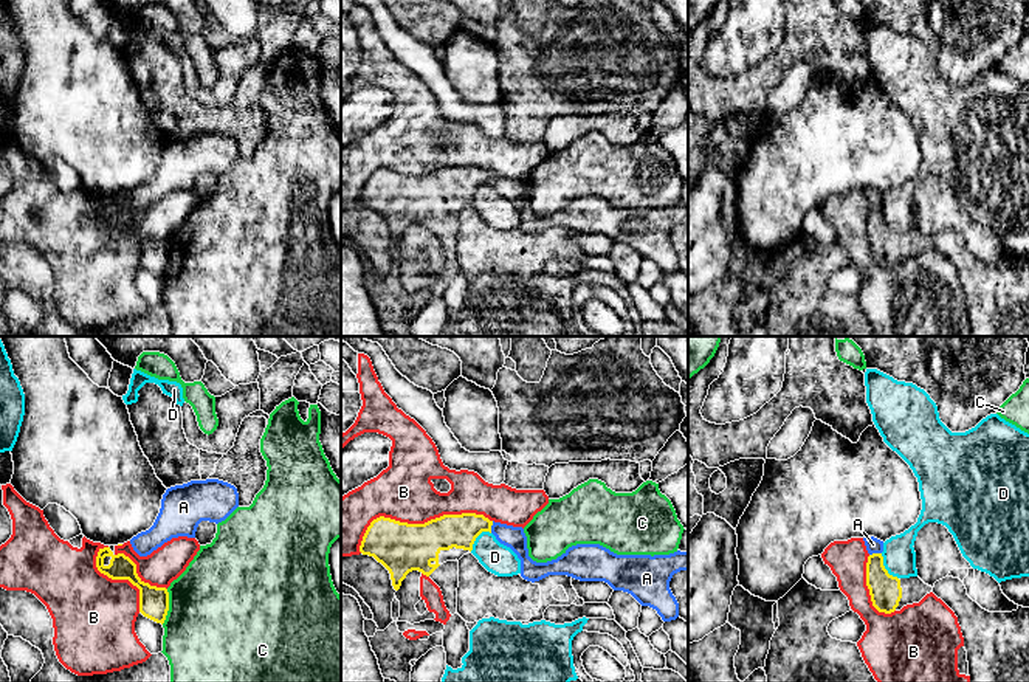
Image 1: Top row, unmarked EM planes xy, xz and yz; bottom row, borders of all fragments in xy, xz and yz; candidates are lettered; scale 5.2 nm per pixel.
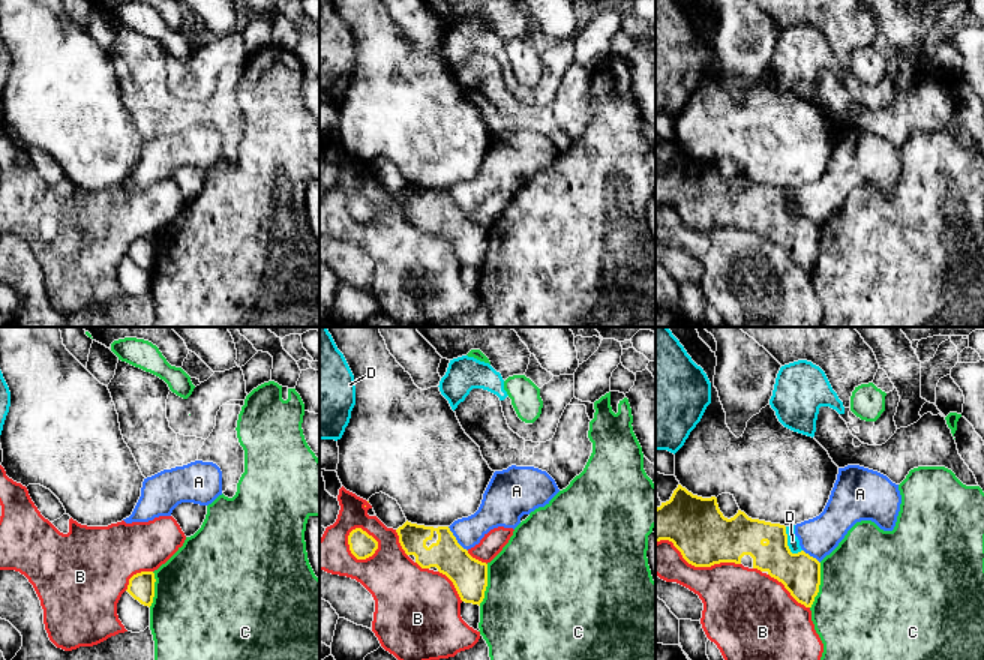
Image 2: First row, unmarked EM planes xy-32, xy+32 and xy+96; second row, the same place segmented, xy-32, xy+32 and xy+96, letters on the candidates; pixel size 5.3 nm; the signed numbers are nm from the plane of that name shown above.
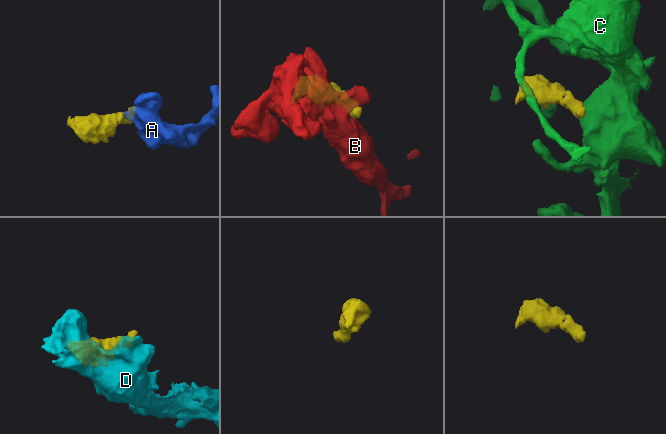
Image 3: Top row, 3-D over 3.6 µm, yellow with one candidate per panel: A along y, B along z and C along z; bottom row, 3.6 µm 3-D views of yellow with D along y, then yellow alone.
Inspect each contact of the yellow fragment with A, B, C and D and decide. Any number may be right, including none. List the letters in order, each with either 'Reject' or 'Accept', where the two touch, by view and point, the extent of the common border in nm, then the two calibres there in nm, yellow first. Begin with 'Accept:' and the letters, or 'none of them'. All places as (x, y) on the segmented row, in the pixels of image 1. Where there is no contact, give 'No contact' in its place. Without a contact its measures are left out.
Accept: none of them
A: Reject. Touches yellow at xz (490, 527). Shared border 70 nm. Thickness 180 nm (yellow) against 120 nm
B: Reject. Touches yellow at xz (417, 524). Shared border 700 nm. Thickness 260 nm (yellow) against 300 nm
C: Reject. Touches yellow at xy (168, 606). Shared border 190 nm. Thickness 160 nm (yellow) against 500 nm
D: Reject. Touches yellow at yz (884, 568). Shared border 160 nm. Thickness 170 nm (yellow) against 180 nm

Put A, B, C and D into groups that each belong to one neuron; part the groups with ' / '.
A / B / C / D

